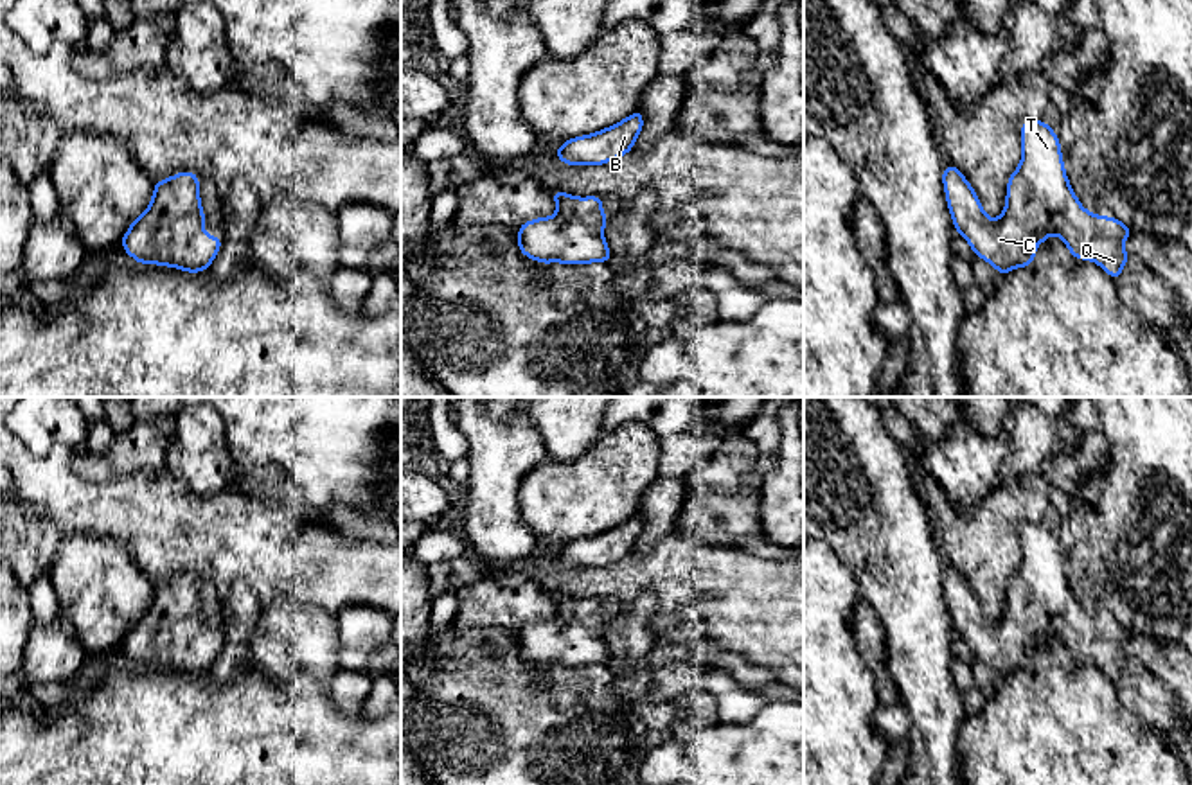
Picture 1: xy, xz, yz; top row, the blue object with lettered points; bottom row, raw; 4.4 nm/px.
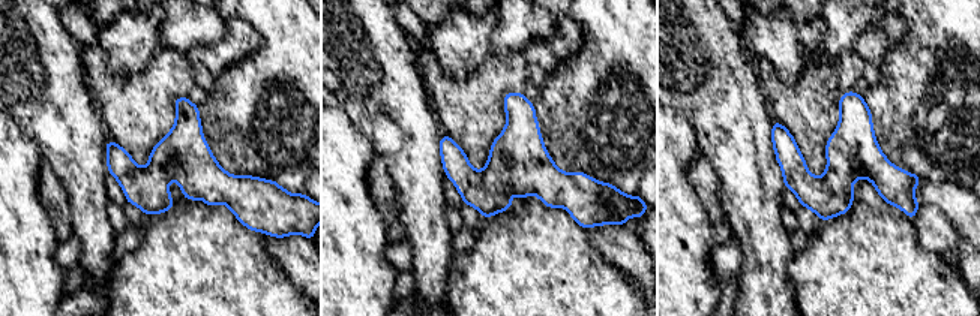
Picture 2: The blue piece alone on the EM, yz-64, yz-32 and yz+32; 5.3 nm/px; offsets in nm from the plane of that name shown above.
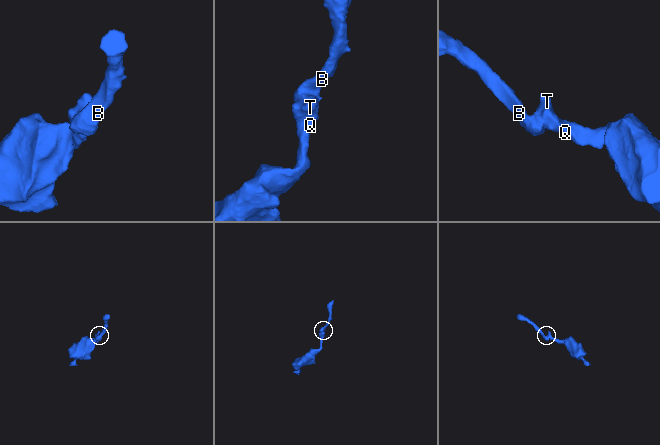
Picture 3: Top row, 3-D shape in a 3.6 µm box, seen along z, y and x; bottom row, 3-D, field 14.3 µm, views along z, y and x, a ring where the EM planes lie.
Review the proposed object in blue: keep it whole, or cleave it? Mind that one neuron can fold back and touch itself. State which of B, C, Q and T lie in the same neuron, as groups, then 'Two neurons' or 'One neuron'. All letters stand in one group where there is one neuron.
Groups: B C Q T. One neuron

